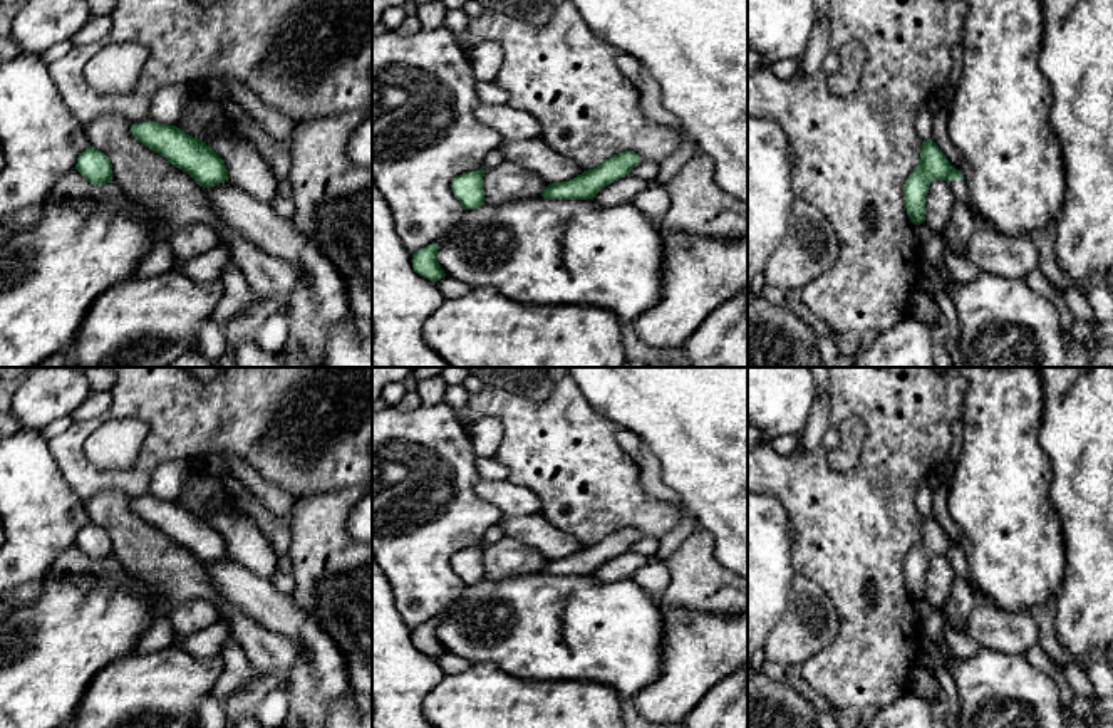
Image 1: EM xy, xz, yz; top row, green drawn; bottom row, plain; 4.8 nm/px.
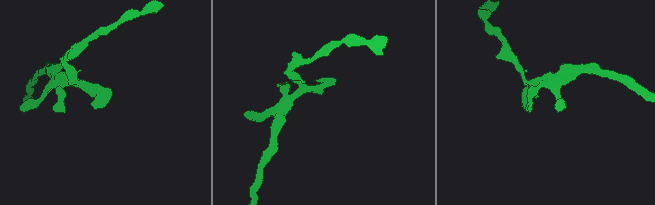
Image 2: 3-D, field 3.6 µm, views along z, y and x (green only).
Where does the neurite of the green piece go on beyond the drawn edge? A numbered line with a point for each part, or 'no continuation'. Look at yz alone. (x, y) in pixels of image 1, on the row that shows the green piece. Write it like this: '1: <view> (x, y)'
1: yz (959, 187)

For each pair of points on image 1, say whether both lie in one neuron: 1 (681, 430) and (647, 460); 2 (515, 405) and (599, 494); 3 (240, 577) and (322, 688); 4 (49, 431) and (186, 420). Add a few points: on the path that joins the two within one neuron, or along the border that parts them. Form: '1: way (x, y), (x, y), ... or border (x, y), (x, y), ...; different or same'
1: border (624, 428), (649, 448), (661, 478), (672, 488); different
2: way (532, 426), (577, 472); same
3: way (269, 606), (284, 616), (319, 651), (320, 660); same
4: border (72, 421), (49, 442); different

